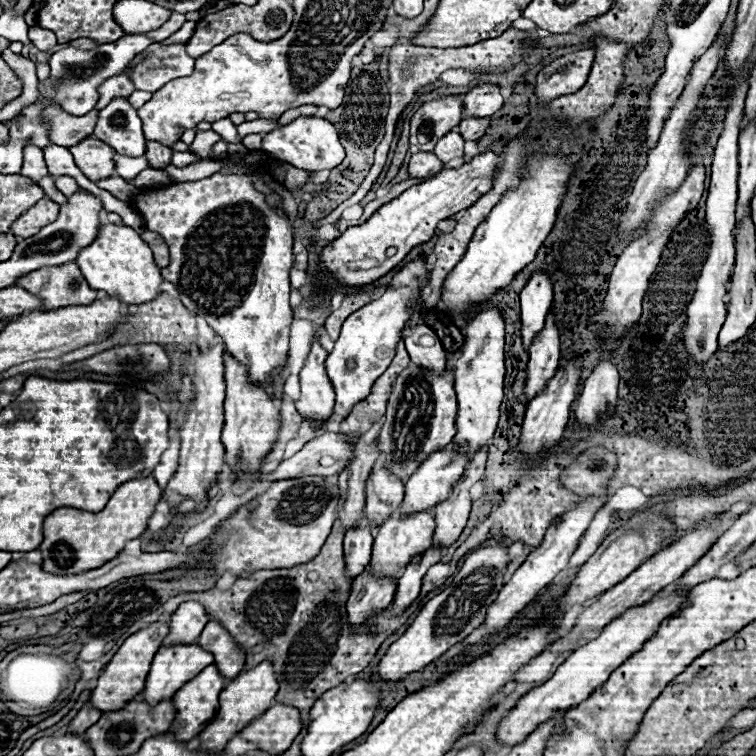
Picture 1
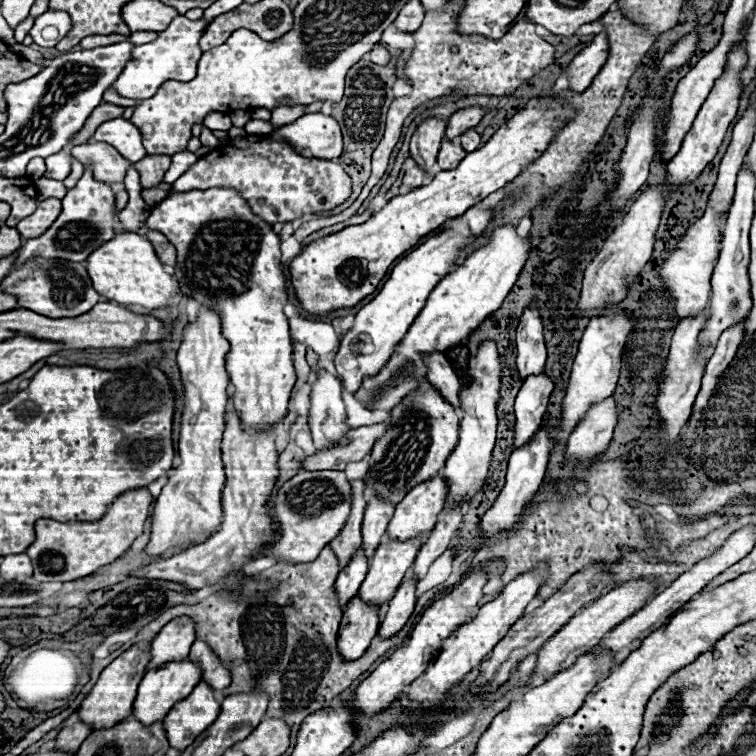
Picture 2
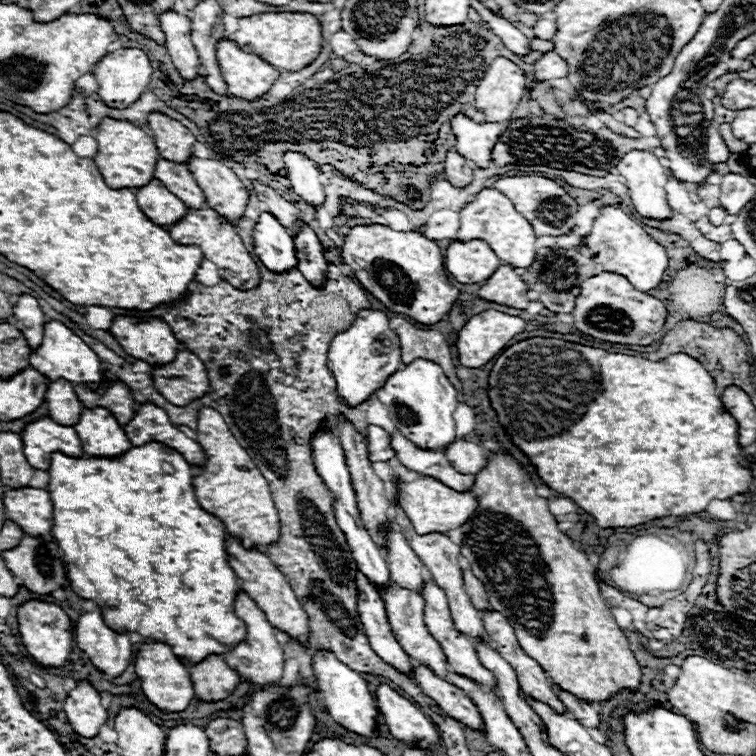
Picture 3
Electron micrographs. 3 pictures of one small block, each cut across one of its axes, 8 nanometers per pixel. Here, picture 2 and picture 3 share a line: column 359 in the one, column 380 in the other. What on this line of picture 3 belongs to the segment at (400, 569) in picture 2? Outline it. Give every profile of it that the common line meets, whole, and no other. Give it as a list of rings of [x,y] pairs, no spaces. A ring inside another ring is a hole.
[[[390,586],[386,590],[378,590],[378,594],[382,596],[382,600],[386,600],[386,612],[390,612],[388,620],[390,620],[390,626],[392,626],[392,632],[396,634],[396,640],[402,644],[404,652],[416,660],[418,664],[426,664],[434,674],[446,678],[448,674],[448,662],[446,662],[446,656],[440,648],[440,644],[432,638],[432,634],[428,632],[426,624],[424,624],[424,598],[412,590],[406,590],[406,588],[398,588],[398,586]]]

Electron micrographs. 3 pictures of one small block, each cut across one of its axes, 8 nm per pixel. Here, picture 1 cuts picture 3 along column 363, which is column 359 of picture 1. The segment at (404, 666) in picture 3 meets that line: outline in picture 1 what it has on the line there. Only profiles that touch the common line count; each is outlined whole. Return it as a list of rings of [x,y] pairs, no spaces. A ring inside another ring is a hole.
[[[370,566],[354,578],[348,598],[348,618],[354,626],[360,626],[376,610],[384,610],[392,604],[396,592],[396,580],[390,576],[372,574]]]

